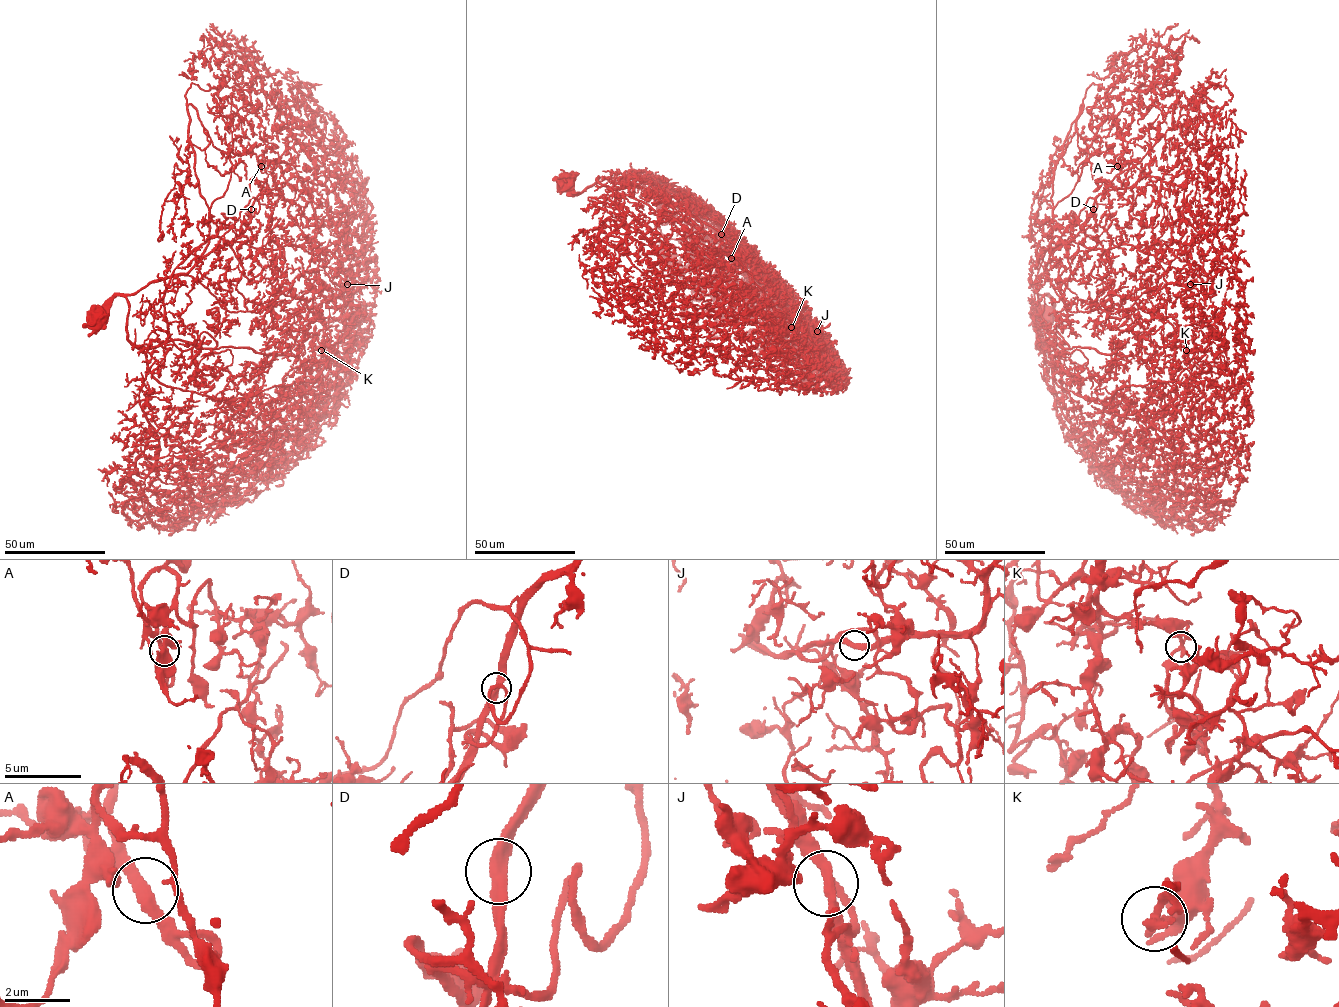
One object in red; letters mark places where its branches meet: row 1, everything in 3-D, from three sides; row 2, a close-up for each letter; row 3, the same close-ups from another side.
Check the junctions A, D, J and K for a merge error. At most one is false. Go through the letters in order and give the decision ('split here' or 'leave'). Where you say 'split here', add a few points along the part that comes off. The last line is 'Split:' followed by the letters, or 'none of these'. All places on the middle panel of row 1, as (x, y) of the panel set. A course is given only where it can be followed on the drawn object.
A: leave
D: leave
J: leave
K: leave
Split: none of these

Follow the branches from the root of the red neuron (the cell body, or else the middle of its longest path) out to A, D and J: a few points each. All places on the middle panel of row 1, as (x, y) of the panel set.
A: (570, 182), (574, 194), (621, 177), (676, 191), (724, 233), (740, 261), (730, 258)
D: (570, 182), (574, 194), (580, 194), (607, 178), (635, 177), (658, 184), (693, 200), (719, 227), (721, 234)
J: (570, 182), (571, 191), (580, 194), (607, 178), (635, 177), (693, 200), (803, 309), (818, 331)

